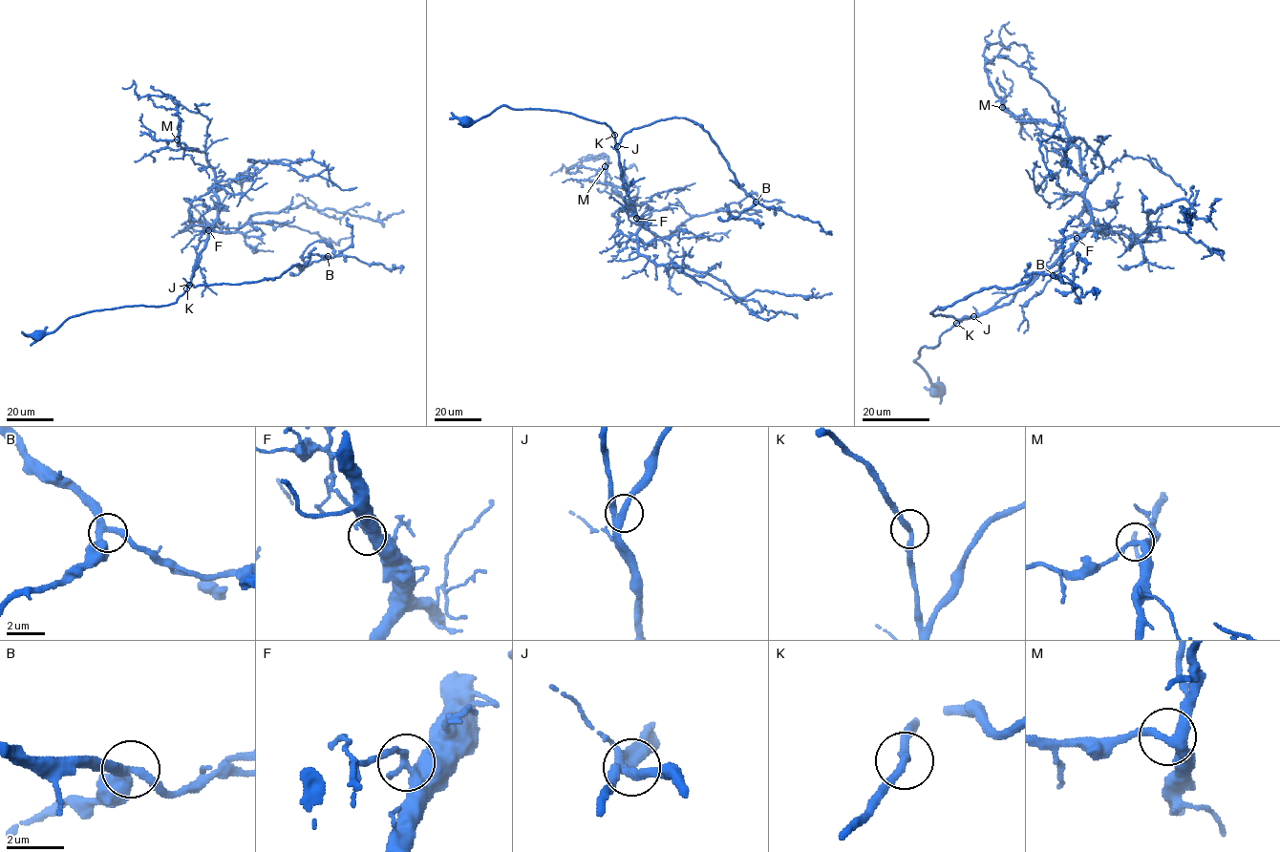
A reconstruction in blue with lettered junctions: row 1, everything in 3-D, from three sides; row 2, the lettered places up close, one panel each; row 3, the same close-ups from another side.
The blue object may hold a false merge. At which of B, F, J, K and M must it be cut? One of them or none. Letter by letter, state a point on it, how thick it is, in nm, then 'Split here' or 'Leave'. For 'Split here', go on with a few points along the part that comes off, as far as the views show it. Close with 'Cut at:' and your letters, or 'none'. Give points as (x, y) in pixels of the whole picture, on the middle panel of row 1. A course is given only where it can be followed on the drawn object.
B: Place: (756, 202). Thickness 300 nm. Leave
F: Place: (636, 218). Thickness 360 nm. Leave
J: Place: (617, 146). Thickness 320 nm. Leave
K: Place: (614, 135). Thickness 260 nm. Leave
M: Place: (605, 166). Thickness 280 nm. Leave
Cut at: none

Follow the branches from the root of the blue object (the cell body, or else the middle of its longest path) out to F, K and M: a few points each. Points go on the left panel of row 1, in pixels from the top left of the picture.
F: (38, 334), (52, 332), (69, 318), (86, 312), (174, 303), (190, 283), (208, 230)
K: (38, 334), (52, 332), (69, 318), (86, 312), (173, 304), (187, 289)
M: (38, 334), (86, 312), (173, 304), (187, 289), (217, 217), (219, 196), (207, 156), (177, 139)

